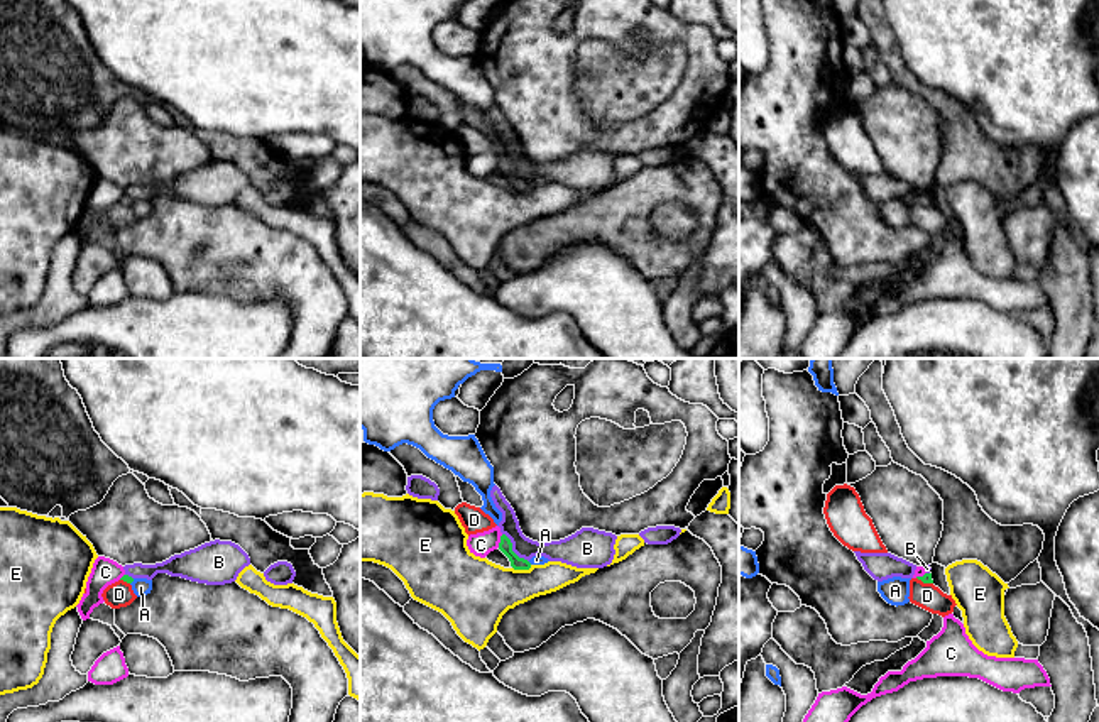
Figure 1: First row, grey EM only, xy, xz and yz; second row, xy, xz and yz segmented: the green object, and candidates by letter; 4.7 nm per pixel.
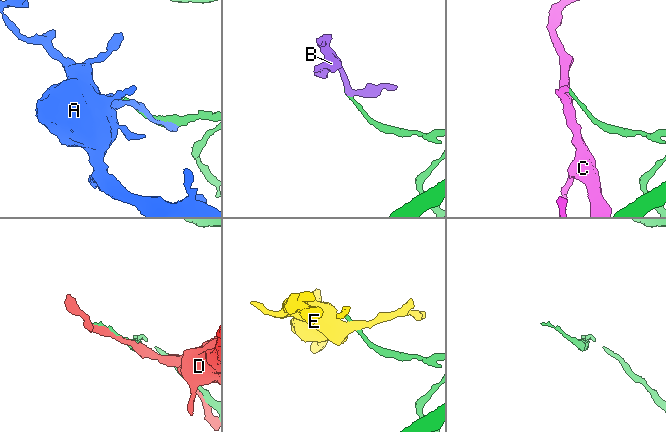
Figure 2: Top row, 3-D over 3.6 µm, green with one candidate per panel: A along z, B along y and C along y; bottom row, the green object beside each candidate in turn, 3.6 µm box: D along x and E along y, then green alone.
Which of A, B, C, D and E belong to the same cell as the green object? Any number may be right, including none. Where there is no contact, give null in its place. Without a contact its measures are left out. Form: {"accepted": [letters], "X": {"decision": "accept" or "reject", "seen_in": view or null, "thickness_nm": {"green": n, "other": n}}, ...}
{"accepted": [], "A": {"decision": "reject", "seen_in": "xy", "thickness_nm": {"green": 40, "other": 90}}, "B": {"decision": "reject", "seen_in": "xz", "thickness_nm": {"green": 60, "other": 110}}, "C": {"decision": "reject", "seen_in": "xz", "thickness_nm": {"green": 60, "other": 110}}, "D": {"decision": "reject", "seen_in": "yz", "thickness_nm": {"green": 50, "other": 120}}, "E": {"decision": "reject", "seen_in": "xz", "thickness_nm": {"green": 60, "other": 320}}}

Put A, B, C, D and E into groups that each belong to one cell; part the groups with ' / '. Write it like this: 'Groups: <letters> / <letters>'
Groups: A / B / C / D / E

